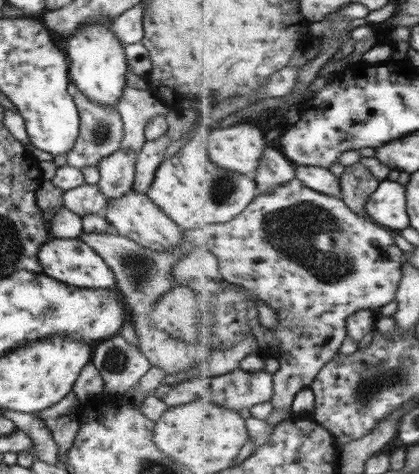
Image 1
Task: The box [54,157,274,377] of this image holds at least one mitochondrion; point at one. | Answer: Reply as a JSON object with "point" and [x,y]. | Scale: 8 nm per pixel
{"point":[141,267]}

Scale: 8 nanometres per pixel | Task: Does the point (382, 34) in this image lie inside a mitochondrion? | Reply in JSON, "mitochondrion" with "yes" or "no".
{"mitochondrion":"no"}

